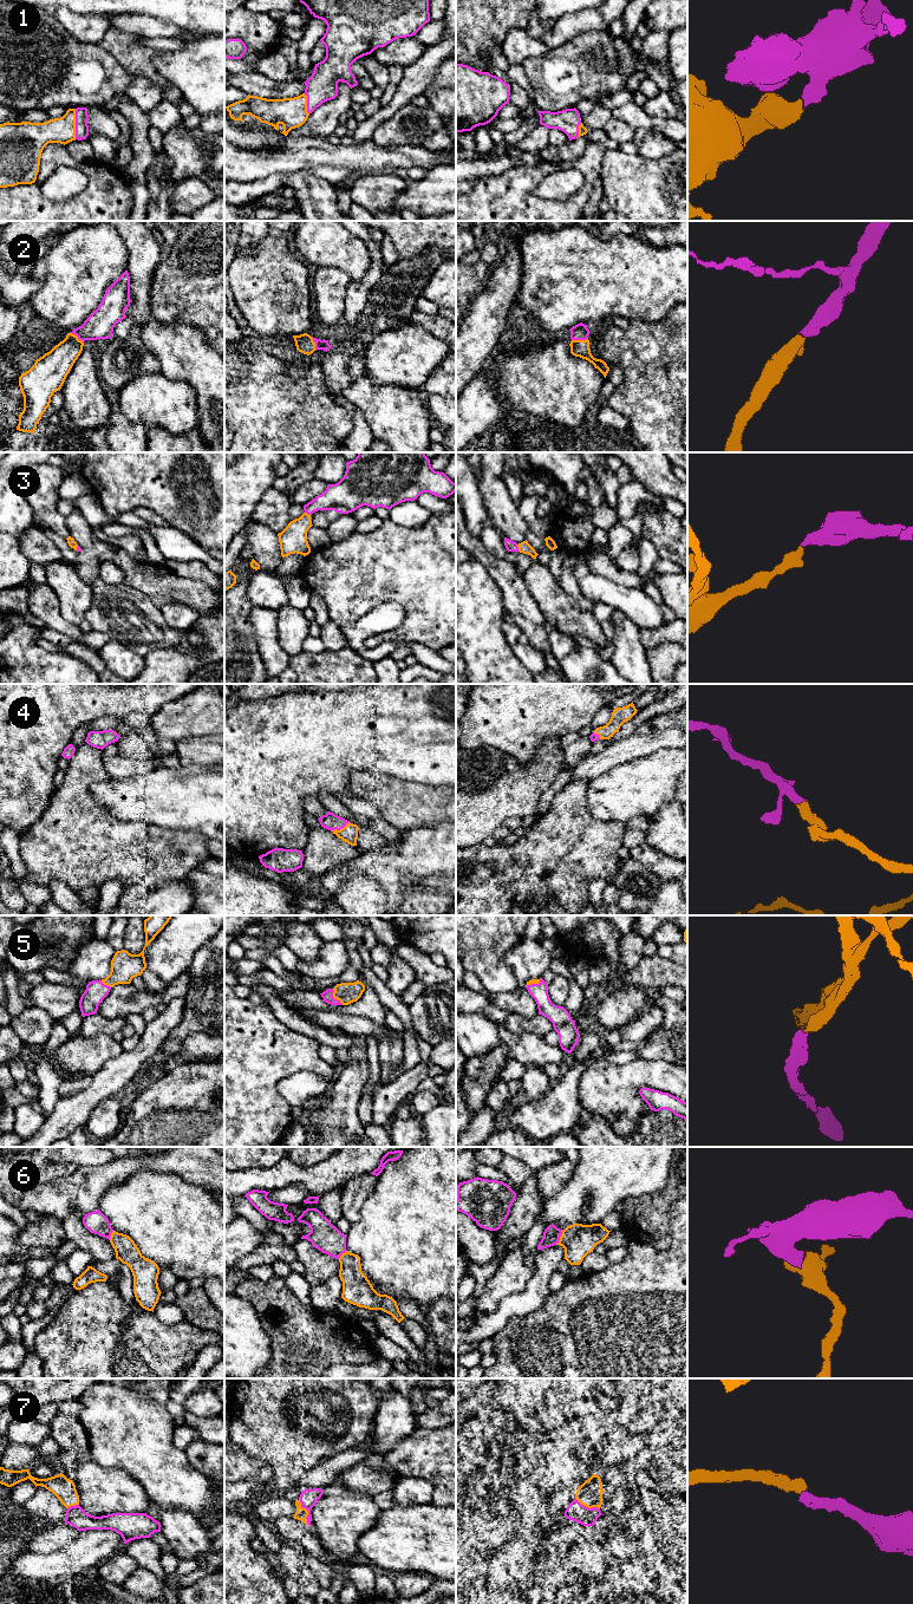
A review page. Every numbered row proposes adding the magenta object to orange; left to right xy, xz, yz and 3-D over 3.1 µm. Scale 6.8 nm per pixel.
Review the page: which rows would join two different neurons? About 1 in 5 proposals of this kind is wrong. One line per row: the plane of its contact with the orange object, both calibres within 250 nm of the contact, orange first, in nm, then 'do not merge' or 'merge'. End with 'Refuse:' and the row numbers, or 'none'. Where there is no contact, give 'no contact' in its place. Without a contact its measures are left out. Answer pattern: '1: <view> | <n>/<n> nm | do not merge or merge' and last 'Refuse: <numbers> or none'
1: xy | 180/100 nm | merge
2: yz | 110/110 nm | merge
3: yz | 80/70 nm | merge
4: xz | 120/120 nm | merge
5: xz | 140/70 nm | merge
6: yz | 220/120 nm | merge
7: xz | 80/120 nm | merge
Refuse: none

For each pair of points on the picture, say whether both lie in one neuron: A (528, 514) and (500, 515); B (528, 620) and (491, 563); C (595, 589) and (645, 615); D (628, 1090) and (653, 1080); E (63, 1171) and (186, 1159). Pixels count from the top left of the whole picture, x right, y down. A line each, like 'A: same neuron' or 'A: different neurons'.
A: different neurons
B: same neuron
C: same neuron
D: same neuron
E: different neurons

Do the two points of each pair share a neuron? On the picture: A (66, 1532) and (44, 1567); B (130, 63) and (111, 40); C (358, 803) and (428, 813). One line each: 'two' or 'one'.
A: two
B: one
C: two

